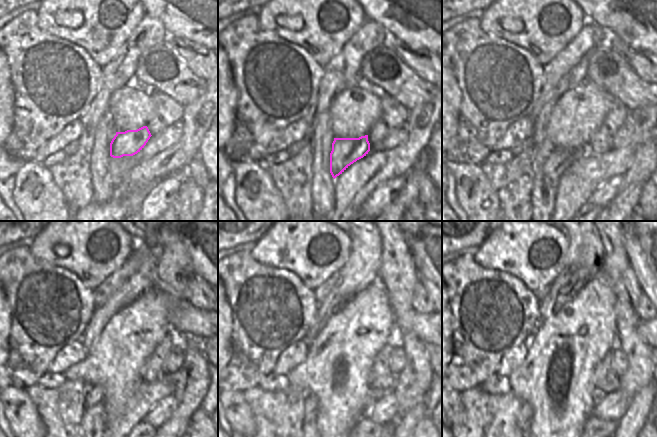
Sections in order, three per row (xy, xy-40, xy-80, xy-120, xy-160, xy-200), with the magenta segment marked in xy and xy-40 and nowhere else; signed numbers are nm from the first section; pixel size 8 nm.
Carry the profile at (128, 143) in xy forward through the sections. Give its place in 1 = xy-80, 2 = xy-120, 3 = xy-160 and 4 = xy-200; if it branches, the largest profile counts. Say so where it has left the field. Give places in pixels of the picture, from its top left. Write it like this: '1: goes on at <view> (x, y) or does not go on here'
1: goes on at xy-80 (555, 165)
2: goes on at xy-120 (94, 395)
3: goes on at xy-160 (310, 403)
4: goes on at xy-200 (525, 414)

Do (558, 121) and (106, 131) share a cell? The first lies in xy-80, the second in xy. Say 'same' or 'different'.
different

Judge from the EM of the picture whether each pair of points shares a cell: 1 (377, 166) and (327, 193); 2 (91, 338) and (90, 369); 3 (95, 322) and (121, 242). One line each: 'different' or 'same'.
1: different
2: different
3: different

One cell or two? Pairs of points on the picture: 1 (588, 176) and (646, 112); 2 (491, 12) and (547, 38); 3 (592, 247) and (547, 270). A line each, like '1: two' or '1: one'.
1: one
2: one
3: two

